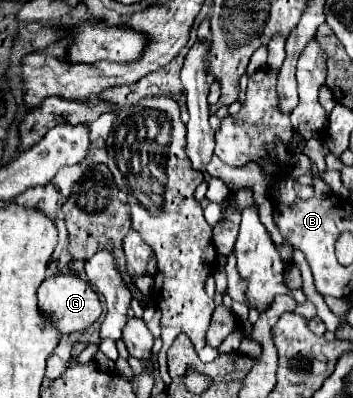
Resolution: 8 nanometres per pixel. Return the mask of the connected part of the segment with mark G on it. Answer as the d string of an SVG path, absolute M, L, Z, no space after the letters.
M66 273L66 275L56 275L56 277L44 279L42 285L38 287L38 301L40 301L42 311L60 327L62 333L84 331L102 313L98 293L90 287L90 283L80 279L76 273Z

